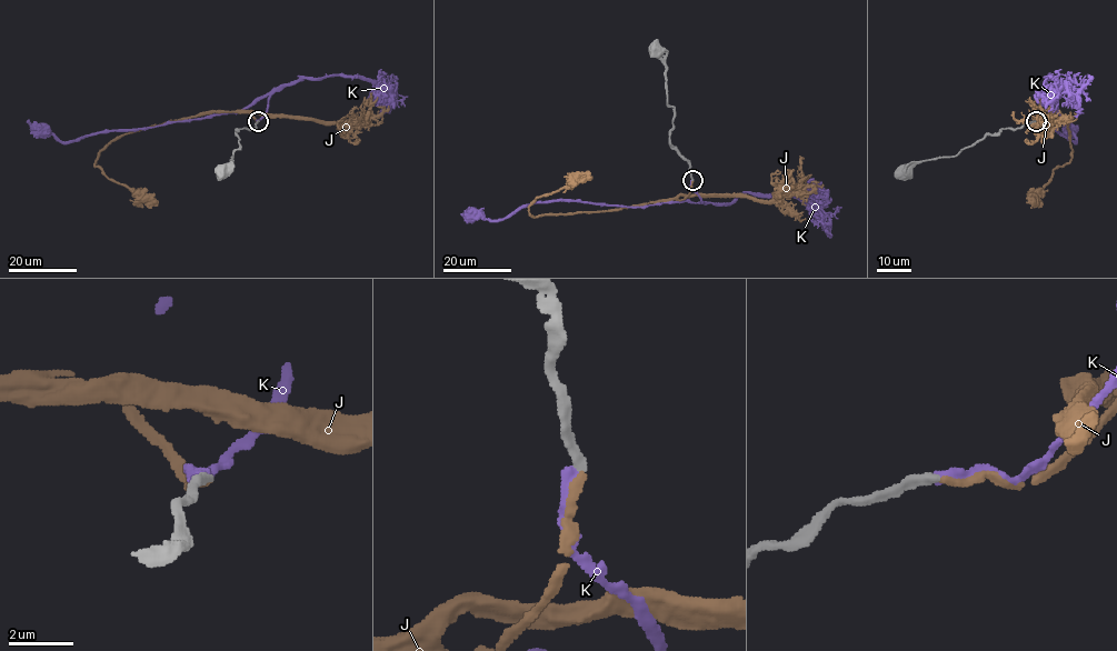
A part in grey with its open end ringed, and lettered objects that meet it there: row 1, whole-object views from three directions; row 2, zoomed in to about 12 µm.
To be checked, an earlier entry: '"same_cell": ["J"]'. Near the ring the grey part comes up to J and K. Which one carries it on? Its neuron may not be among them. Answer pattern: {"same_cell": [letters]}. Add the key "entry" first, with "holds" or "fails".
{"entry": "holds", "same_cell": ["J"]}

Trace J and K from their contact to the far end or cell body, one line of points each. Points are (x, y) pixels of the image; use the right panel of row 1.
J: (1035, 121), (1046, 121), (1055, 112), (1066, 120), (1071, 159), (1058, 166), (1035, 194), (1031, 204)
K: (1035, 120), (1045, 120), (1051, 113), (1058, 96), (1061, 118), (1056, 128), (1074, 142), (1068, 119)

